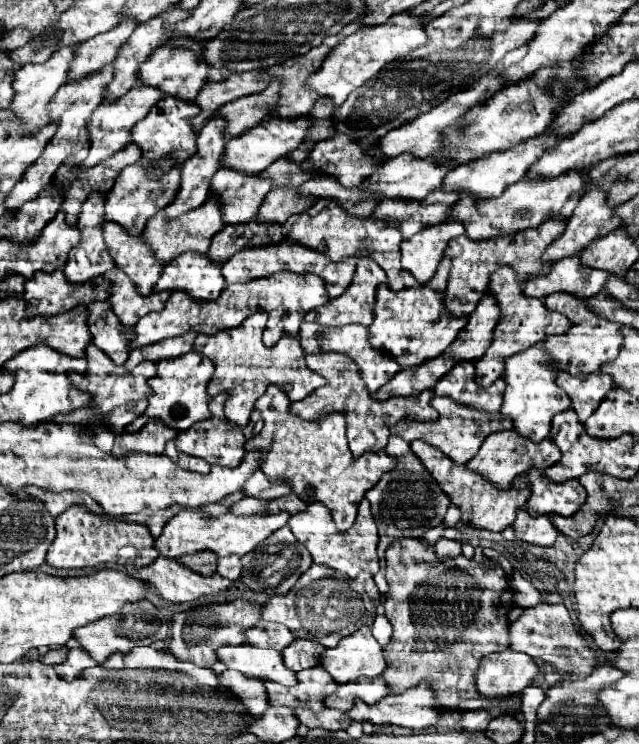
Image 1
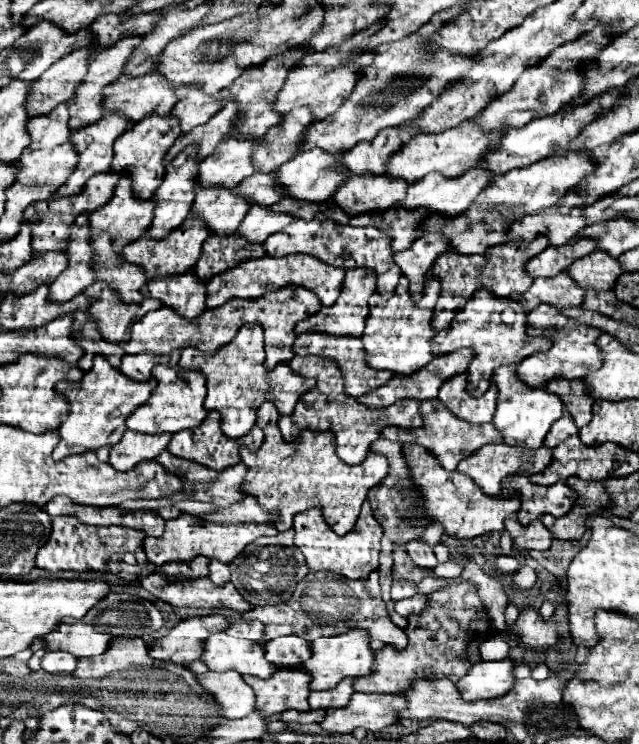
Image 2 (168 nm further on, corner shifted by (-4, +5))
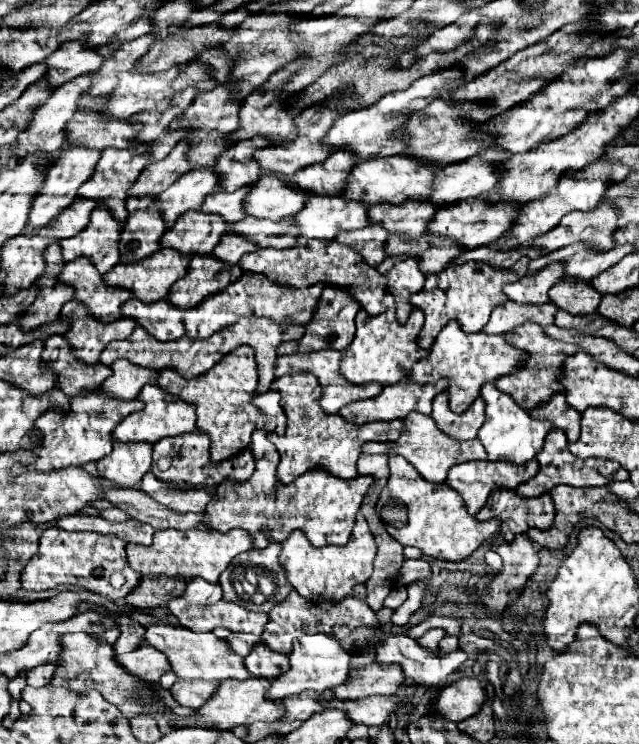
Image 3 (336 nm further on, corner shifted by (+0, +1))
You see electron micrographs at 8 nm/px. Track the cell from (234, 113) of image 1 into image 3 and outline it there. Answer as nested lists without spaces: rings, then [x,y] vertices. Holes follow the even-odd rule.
[[[181,141],[177,149],[173,149],[165,159],[149,163],[143,173],[139,175],[139,181],[129,189],[129,195],[143,197],[143,195],[159,195],[161,189],[173,185],[185,171],[187,171],[187,141]]]

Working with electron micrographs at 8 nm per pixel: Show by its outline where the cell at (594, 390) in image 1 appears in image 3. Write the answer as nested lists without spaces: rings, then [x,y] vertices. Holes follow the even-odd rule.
[[[555,393],[549,401],[545,401],[543,405],[535,407],[529,411],[533,417],[537,419],[549,419],[553,423],[553,427],[563,429],[567,433],[569,441],[579,439],[579,431],[581,431],[581,413],[571,409],[563,397],[563,393]]]

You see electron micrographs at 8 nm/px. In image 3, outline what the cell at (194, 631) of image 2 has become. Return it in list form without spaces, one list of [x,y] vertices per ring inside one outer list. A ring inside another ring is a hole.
[[[141,645],[131,653],[117,655],[117,661],[133,675],[143,679],[145,683],[157,683],[161,675],[171,671],[171,663],[159,649],[151,649],[151,645]]]

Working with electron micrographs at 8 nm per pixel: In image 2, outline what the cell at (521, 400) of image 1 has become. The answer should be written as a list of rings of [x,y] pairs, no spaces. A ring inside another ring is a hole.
[[[505,365],[503,369],[495,369],[493,383],[499,389],[497,395],[497,409],[493,415],[495,429],[503,435],[503,441],[507,445],[521,445],[527,449],[539,449],[543,445],[543,439],[559,417],[563,417],[563,403],[557,395],[547,393],[545,389],[529,389],[515,377],[515,365]]]

